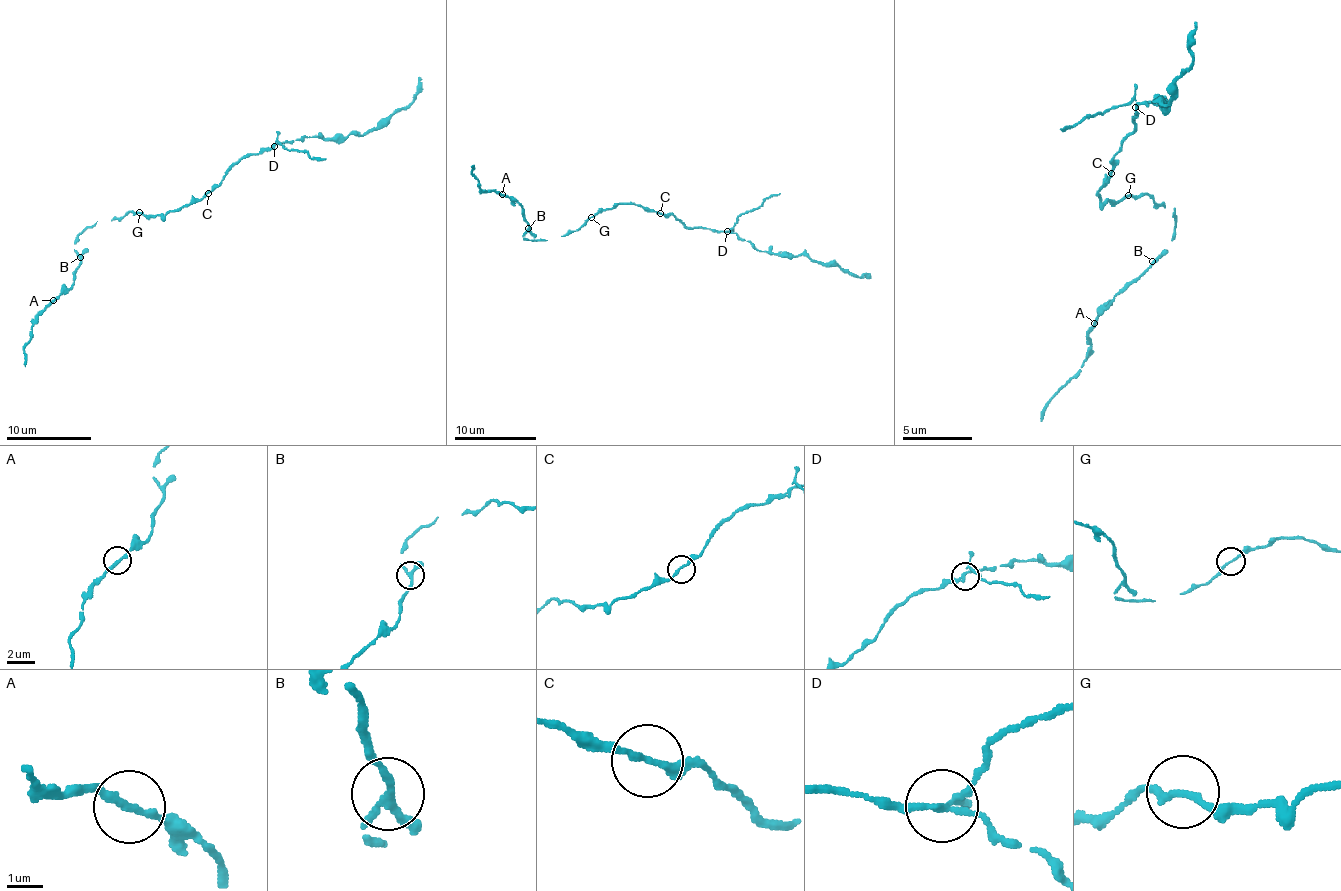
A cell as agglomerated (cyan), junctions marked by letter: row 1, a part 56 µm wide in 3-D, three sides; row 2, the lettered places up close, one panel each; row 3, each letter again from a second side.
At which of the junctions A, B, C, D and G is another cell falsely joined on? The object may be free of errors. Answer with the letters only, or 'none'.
D

